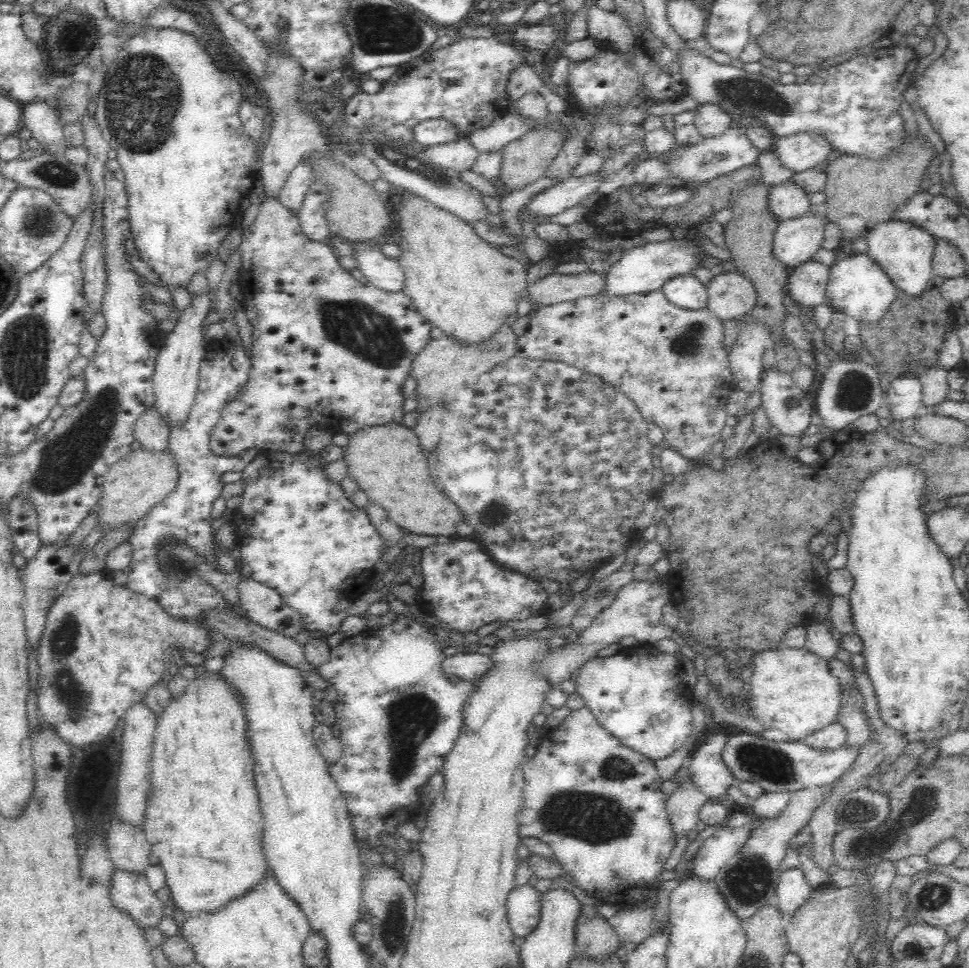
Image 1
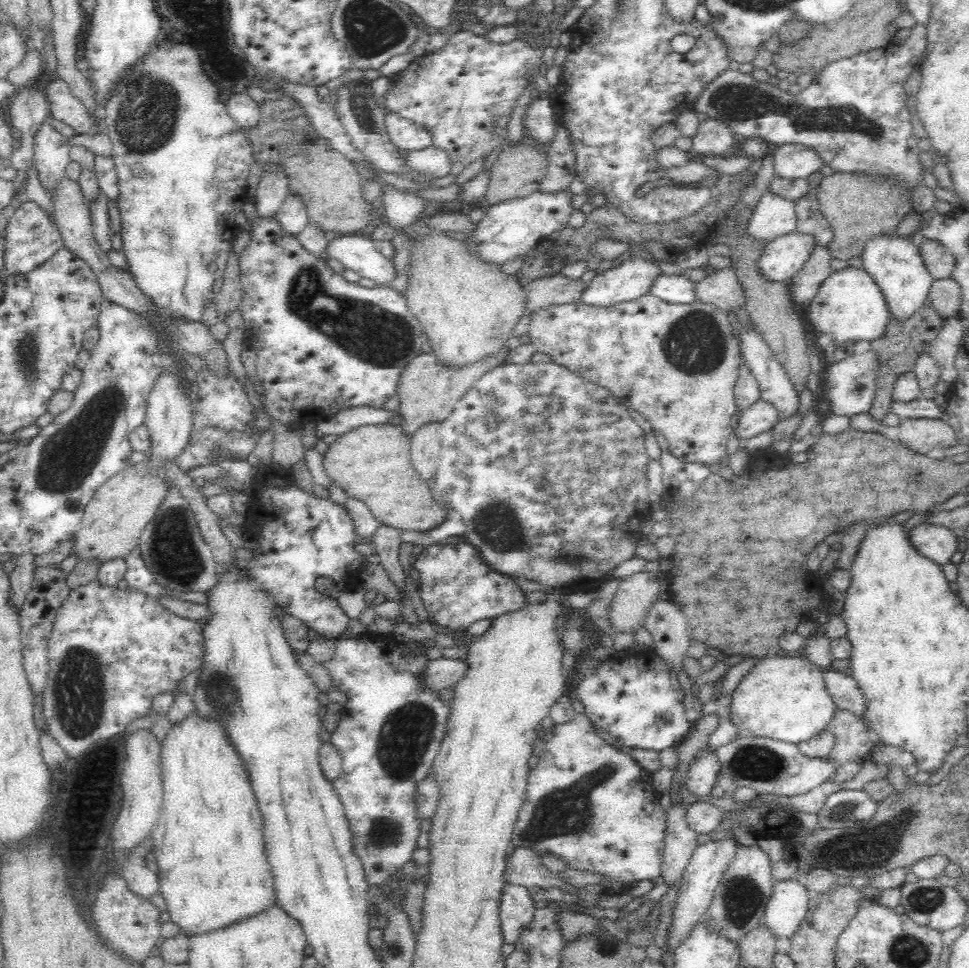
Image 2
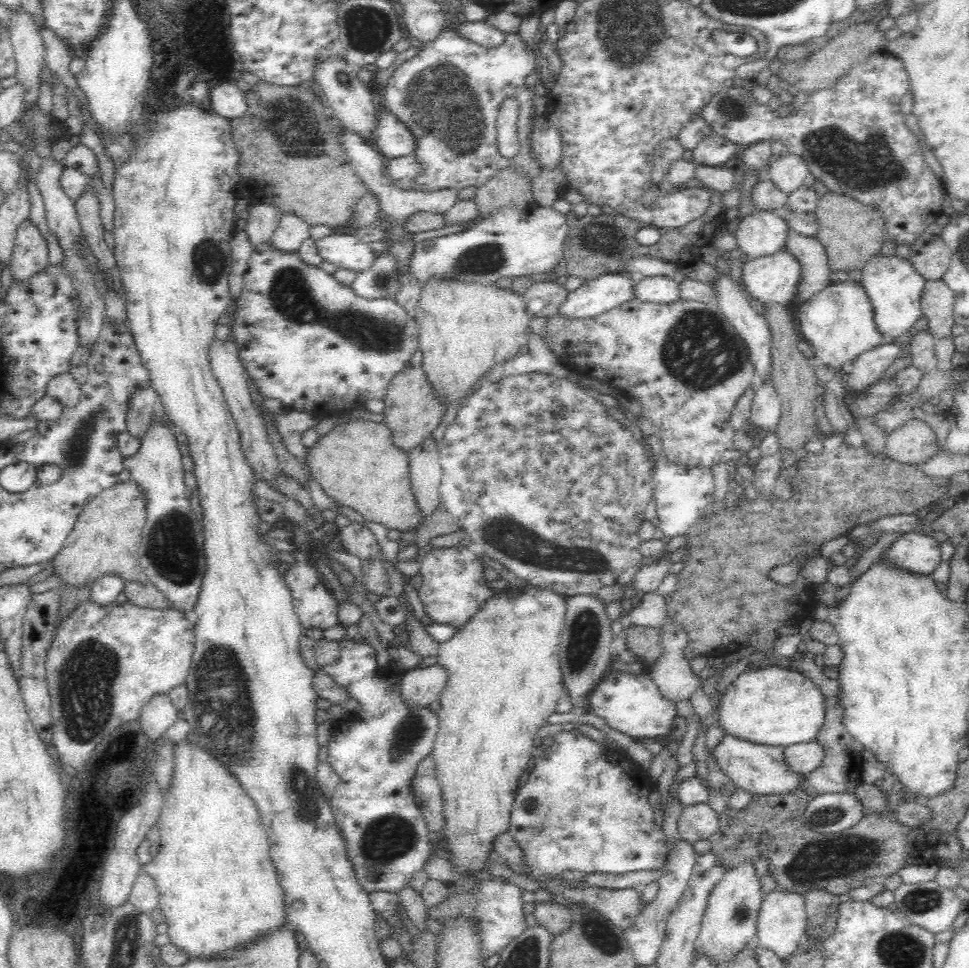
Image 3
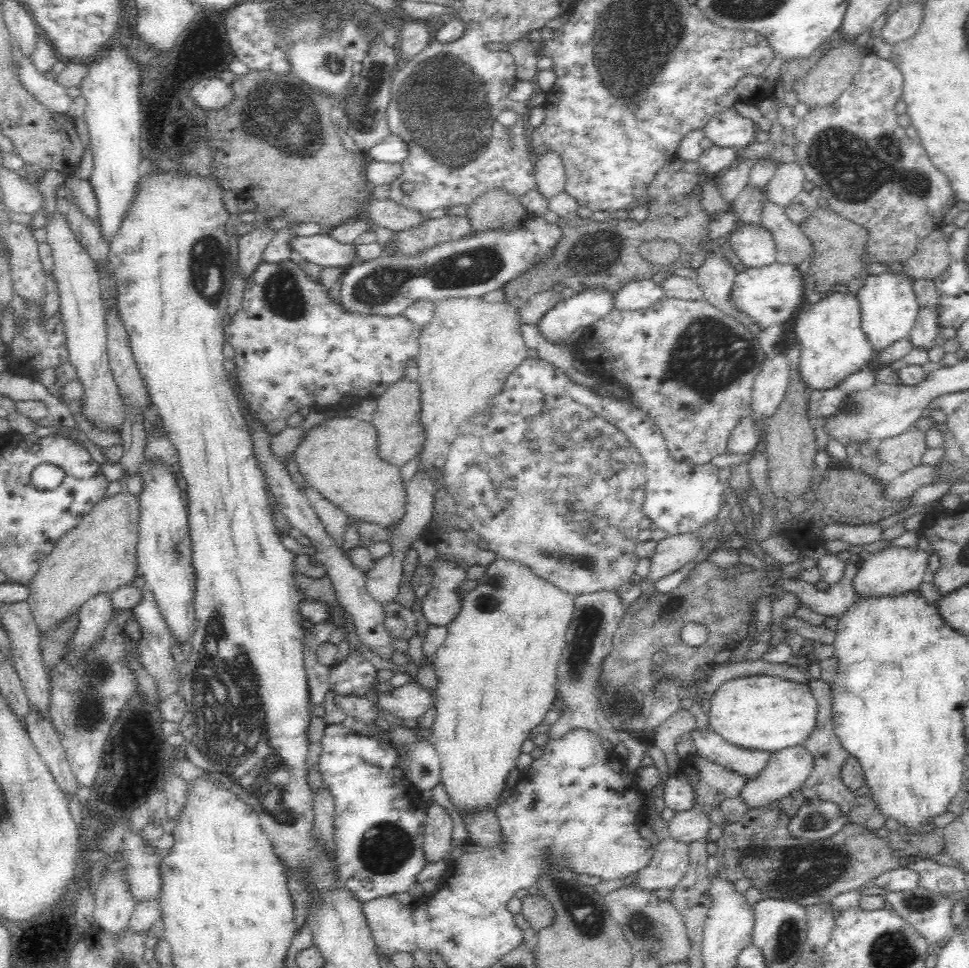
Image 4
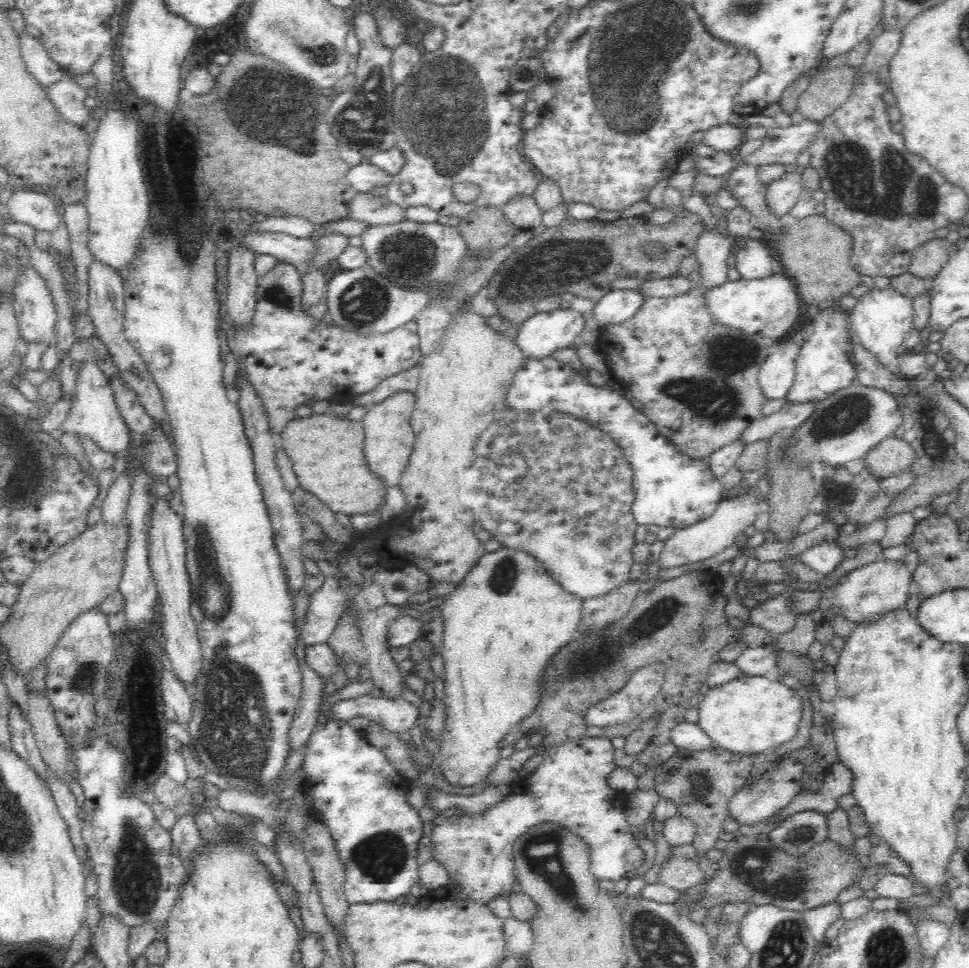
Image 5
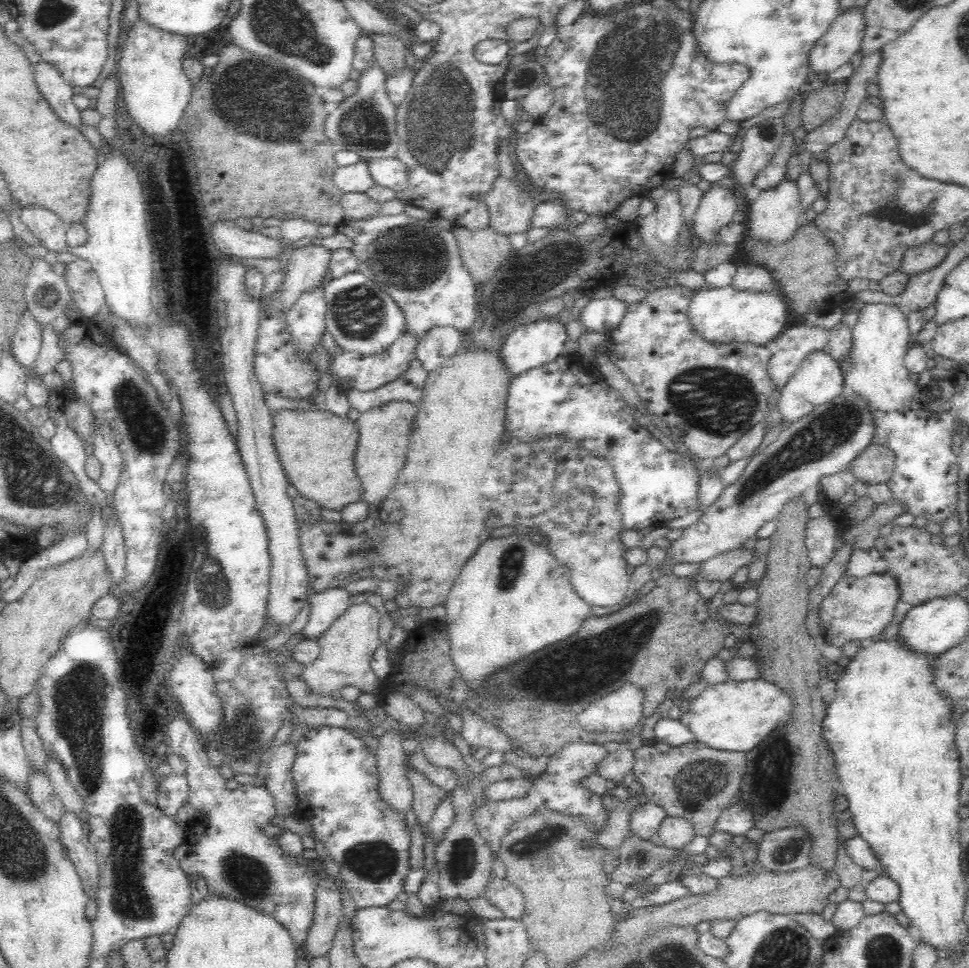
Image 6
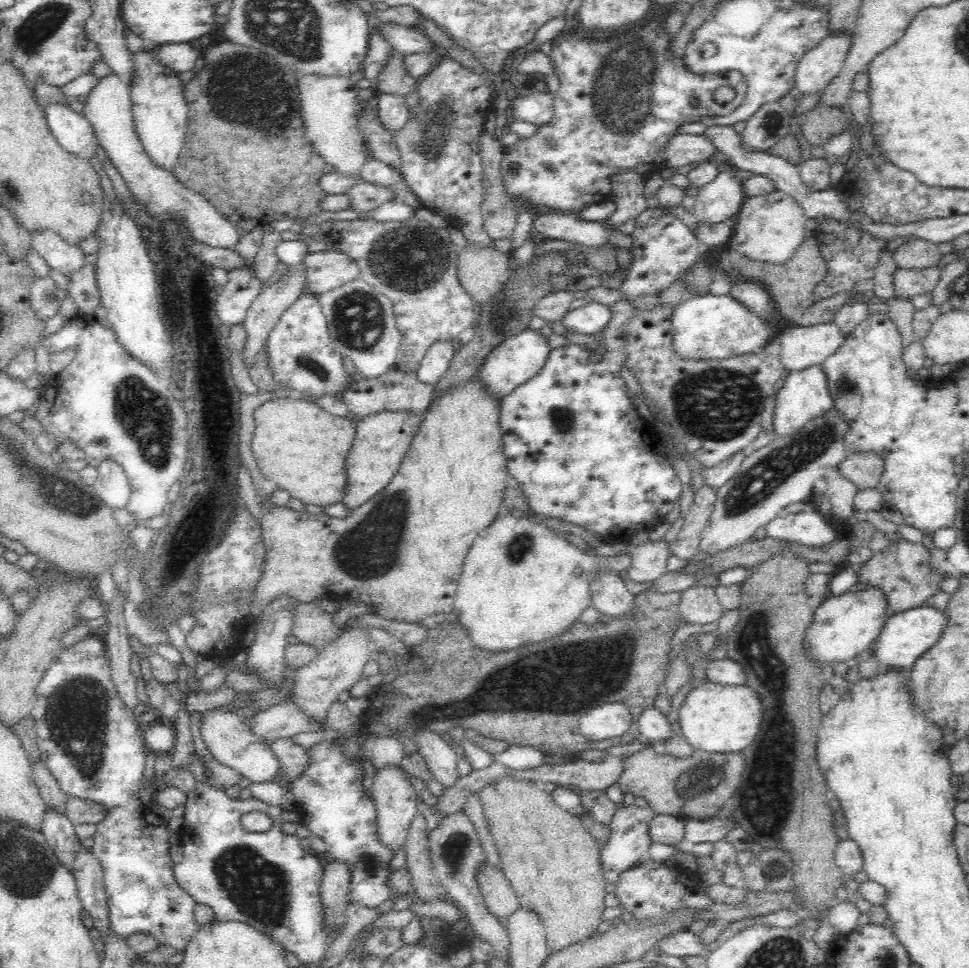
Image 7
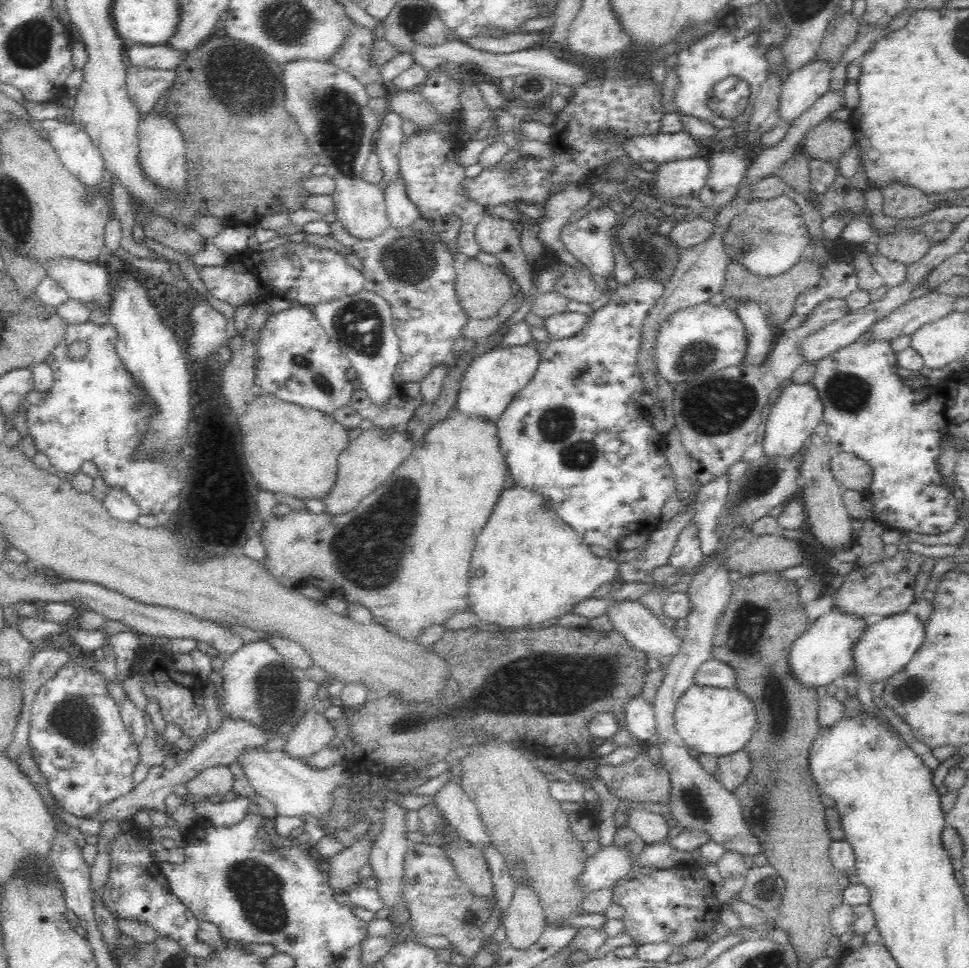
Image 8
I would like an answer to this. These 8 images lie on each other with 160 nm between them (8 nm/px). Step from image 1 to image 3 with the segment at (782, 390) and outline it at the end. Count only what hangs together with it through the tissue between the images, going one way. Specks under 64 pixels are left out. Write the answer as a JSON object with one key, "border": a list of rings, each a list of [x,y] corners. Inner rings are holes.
{"border":[[[722,273],[722,276],[716,280],[716,284],[712,284],[712,288],[716,291],[716,302],[720,305],[722,314],[735,328],[736,334],[744,341],[749,361],[755,370],[753,374],[755,380],[758,383],[771,382],[771,332],[767,322],[762,315],[756,313],[754,307],[747,300],[741,283],[730,278],[730,275]]]}

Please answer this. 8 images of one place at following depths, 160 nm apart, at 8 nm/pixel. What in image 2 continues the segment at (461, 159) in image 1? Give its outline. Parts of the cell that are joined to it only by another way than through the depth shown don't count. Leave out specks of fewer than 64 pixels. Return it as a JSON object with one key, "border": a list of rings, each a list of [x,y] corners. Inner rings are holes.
{"border":[[[430,145],[422,150],[411,150],[408,152],[408,165],[418,169],[420,173],[430,173],[437,177],[448,175],[454,168],[454,161],[450,151],[446,151],[436,145]]]}

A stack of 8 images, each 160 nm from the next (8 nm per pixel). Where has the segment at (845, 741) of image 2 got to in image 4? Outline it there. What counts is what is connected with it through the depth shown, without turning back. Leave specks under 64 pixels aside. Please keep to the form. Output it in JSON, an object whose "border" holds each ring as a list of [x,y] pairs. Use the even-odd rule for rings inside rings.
{"border":[[[822,678],[814,679],[809,682],[810,690],[816,702],[818,703],[818,716],[816,716],[817,726],[814,731],[808,736],[804,745],[808,747],[810,753],[814,755],[814,768],[812,774],[799,786],[804,796],[808,799],[821,798],[832,800],[832,802],[840,805],[840,809],[848,815],[850,807],[854,800],[854,790],[846,786],[844,779],[842,779],[842,766],[844,761],[850,756],[848,750],[842,746],[840,739],[834,733],[834,726],[832,718],[834,711],[832,710],[833,698],[832,687],[834,684],[822,680]]]}

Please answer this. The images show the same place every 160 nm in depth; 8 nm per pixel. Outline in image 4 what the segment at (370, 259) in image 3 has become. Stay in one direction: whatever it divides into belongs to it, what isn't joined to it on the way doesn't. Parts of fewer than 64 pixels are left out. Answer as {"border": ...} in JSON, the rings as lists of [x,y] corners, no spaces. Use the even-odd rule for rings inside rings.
{"border":[[[327,231],[314,236],[296,236],[290,242],[294,252],[321,267],[341,267],[347,270],[358,261],[357,246],[330,236]]]}

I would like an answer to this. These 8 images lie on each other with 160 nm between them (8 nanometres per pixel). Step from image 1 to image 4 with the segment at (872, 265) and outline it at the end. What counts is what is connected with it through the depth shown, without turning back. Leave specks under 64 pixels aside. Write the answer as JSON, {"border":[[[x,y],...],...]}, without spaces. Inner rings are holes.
{"border":[[[833,290],[815,303],[804,304],[796,314],[794,334],[801,346],[797,366],[812,390],[839,386],[846,376],[864,367],[875,352],[862,329],[862,305],[851,292],[844,294]]]}

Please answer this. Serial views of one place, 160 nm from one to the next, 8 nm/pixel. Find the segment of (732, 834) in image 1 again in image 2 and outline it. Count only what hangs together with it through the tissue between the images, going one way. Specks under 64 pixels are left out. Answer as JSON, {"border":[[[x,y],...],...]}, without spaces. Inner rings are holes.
{"border":[[[726,837],[722,840],[711,839],[706,844],[696,845],[682,874],[681,886],[673,907],[672,924],[670,932],[668,932],[668,949],[671,952],[678,946],[678,942],[688,934],[688,930],[700,920],[702,915],[706,914],[716,887],[720,884],[722,875],[735,857],[739,846],[735,837]]]}

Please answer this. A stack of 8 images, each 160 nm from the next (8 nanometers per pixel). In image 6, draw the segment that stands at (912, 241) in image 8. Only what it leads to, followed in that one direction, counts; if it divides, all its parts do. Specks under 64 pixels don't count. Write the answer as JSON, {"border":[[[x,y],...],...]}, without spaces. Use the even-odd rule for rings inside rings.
{"border":[[[928,242],[923,246],[906,250],[902,260],[901,271],[906,274],[918,274],[928,270],[934,270],[938,264],[942,264],[948,256],[950,247],[936,242]]]}

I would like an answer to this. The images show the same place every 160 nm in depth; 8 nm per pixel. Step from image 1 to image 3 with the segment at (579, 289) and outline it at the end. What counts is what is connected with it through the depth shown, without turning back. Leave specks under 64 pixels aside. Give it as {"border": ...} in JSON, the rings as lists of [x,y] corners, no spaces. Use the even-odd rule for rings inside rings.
{"border":[[[558,280],[542,281],[532,284],[523,294],[530,316],[545,317],[555,313],[564,304],[568,290]]]}

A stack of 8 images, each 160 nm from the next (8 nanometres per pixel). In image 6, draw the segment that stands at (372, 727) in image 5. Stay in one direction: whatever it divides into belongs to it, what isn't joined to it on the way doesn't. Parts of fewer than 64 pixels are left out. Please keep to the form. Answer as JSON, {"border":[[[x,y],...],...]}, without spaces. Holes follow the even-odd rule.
{"border":[[[404,754],[405,777],[408,779],[413,792],[411,808],[416,816],[417,823],[424,826],[438,808],[438,804],[442,805],[444,802],[450,801],[451,791],[432,783],[426,777],[426,773],[416,769],[418,763],[422,764],[416,754],[413,756]]]}

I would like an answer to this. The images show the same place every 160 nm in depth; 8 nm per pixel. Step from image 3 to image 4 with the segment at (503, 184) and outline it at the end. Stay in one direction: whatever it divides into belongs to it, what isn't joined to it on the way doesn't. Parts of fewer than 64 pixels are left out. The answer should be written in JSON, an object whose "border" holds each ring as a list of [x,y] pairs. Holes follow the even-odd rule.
{"border":[[[498,185],[477,196],[467,207],[466,216],[472,223],[473,232],[478,232],[515,223],[526,213],[526,205],[520,201],[520,195]]]}

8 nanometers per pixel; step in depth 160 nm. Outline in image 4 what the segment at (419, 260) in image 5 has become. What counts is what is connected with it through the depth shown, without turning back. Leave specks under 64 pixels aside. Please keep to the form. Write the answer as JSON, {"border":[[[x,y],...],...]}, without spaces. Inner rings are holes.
{"border":[[[445,214],[442,218],[428,219],[420,226],[398,232],[397,246],[391,249],[391,254],[418,254],[440,244],[440,241],[456,240],[472,233],[472,223],[468,216]]]}

